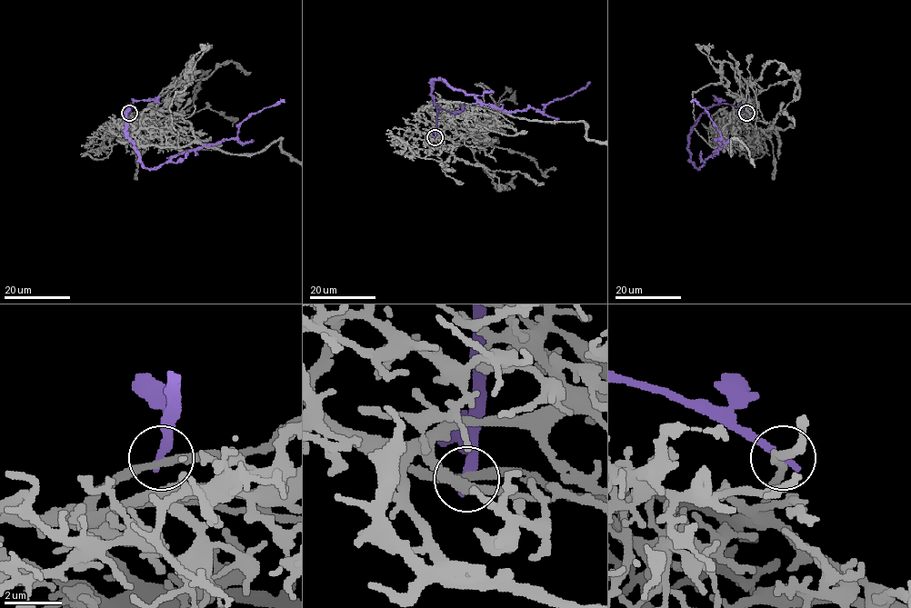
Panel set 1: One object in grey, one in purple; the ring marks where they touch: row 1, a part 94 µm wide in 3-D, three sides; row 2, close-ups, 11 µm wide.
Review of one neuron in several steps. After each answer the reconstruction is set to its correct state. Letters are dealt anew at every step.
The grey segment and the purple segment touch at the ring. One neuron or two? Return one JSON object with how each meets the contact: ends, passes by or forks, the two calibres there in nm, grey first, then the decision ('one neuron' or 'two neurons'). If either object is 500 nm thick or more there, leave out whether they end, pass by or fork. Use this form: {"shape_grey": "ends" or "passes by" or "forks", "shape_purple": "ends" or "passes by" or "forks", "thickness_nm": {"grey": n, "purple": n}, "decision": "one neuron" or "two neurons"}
{"shape_grey": "passes by", "shape_purple": "ends", "thickness_nm": {"grey": 240, "purple": 320}, "decision": "two neurons"}

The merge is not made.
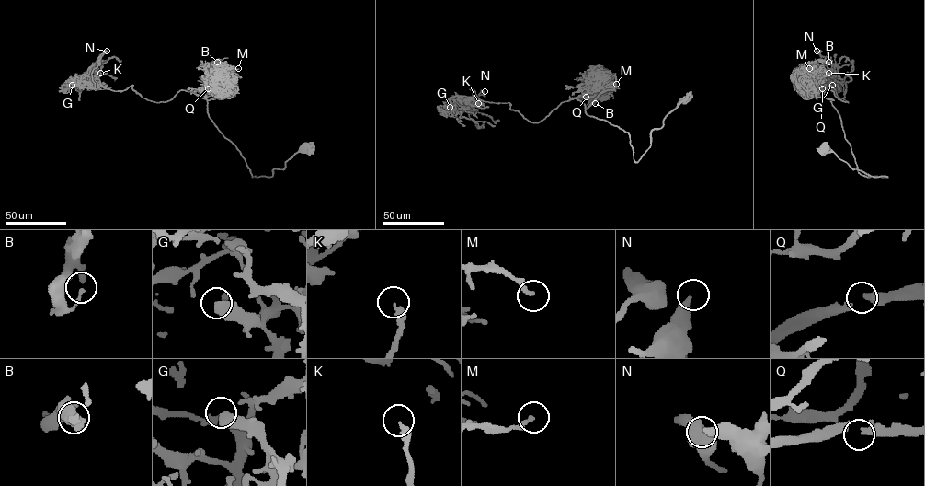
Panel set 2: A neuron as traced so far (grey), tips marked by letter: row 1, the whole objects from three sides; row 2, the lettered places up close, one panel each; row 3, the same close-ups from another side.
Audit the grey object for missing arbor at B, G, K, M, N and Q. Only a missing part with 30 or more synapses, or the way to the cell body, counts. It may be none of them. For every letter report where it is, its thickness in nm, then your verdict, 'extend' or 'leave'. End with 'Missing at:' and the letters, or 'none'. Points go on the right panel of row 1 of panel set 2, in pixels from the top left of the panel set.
B: at (828, 62); 140 nm thick; leave
G: at (832, 85); 550 nm thick; extend
K: at (828, 73); 320 nm thick; extend
M: at (809, 68); 180 nm thick; leave
N: at (816, 51); 340 nm thick; leave
Q: at (822, 88); 280 nm thick; leave
Missing at: G, K

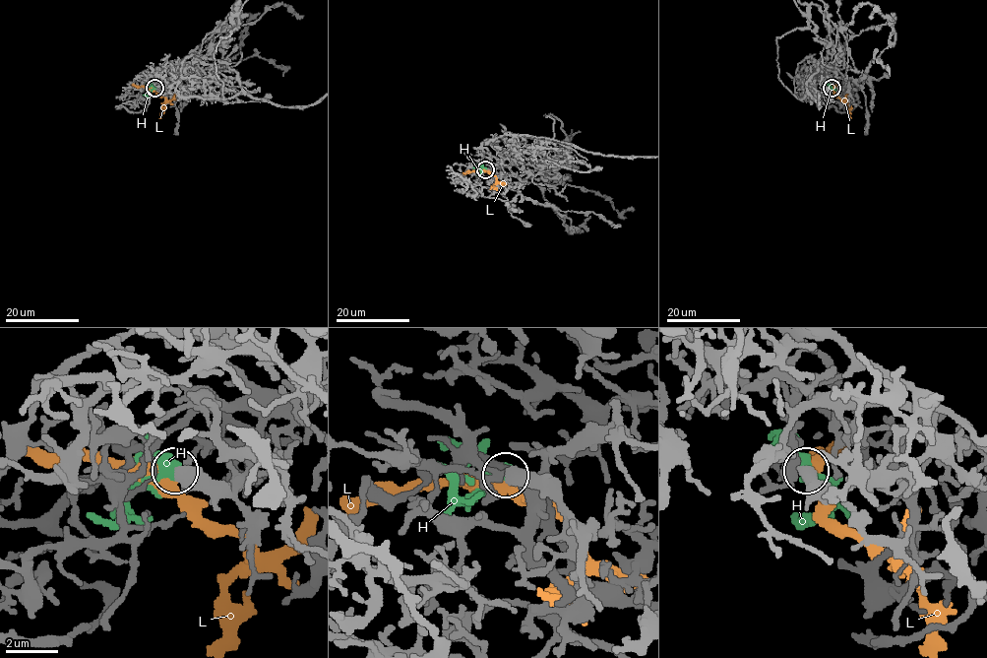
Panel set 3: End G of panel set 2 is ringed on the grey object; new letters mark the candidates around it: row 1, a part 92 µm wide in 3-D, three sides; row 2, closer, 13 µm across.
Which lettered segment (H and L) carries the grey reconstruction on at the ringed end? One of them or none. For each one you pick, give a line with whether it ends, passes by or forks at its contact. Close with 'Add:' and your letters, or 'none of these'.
H: it passes by
Add: H

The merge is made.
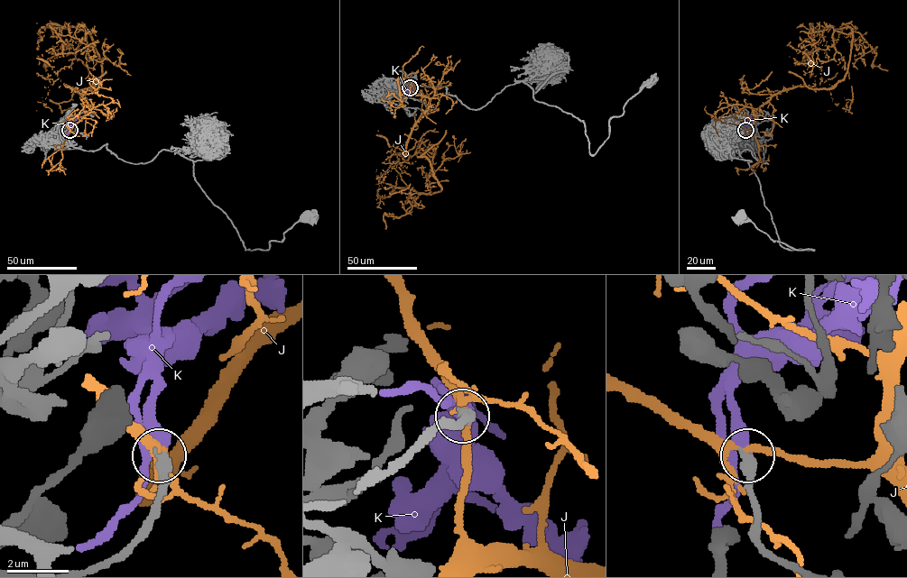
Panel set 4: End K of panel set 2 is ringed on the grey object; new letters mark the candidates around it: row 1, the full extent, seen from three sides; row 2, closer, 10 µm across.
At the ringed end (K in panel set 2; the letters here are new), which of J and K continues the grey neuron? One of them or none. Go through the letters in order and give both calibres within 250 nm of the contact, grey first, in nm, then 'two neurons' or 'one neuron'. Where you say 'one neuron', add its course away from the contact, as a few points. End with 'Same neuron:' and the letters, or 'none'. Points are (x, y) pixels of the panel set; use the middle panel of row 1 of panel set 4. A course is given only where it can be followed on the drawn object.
J: 360/220 nm | two neurons
K: 380/400 nm | one neuron
Same neuron: K

